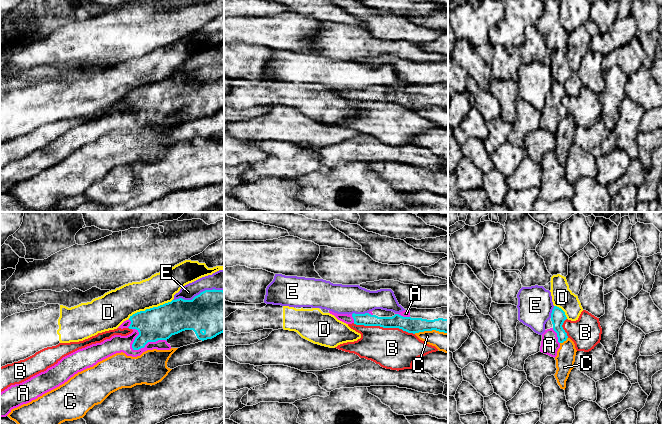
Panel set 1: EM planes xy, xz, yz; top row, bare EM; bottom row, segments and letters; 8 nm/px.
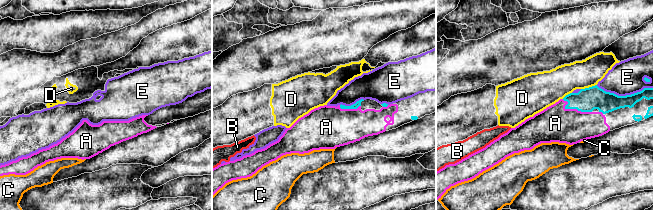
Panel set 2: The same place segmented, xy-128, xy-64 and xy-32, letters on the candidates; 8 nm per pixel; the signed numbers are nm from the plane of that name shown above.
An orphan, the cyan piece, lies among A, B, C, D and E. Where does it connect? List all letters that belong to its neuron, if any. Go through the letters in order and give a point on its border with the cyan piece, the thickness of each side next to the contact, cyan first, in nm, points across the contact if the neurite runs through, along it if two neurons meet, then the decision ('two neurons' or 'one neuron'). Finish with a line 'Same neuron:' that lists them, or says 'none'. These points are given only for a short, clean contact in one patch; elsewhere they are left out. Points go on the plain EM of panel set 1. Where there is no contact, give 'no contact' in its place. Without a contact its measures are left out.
A: meets cyan in xy at (139, 124); 260 nm thick on the cyan side, 140 nm on the other; runs through xy (157, 99), (139, 118), (139, 124), (116, 120); one neuron
B: meets cyan in xz at (384, 103); 130 nm thick on the cyan side, 340 nm on the other; two neurons
C: meets cyan in xz at (430, 106); 130 nm thick on the cyan side, 160 nm on the other; two neurons
D: meets cyan in xy at (150, 84); 280 nm thick on the cyan side, 260 nm on the other; two neurons
E: meets cyan in xy at (199, 70); 360 nm thick on the cyan side, 160 nm on the other; two neurons
Same neuron: A

